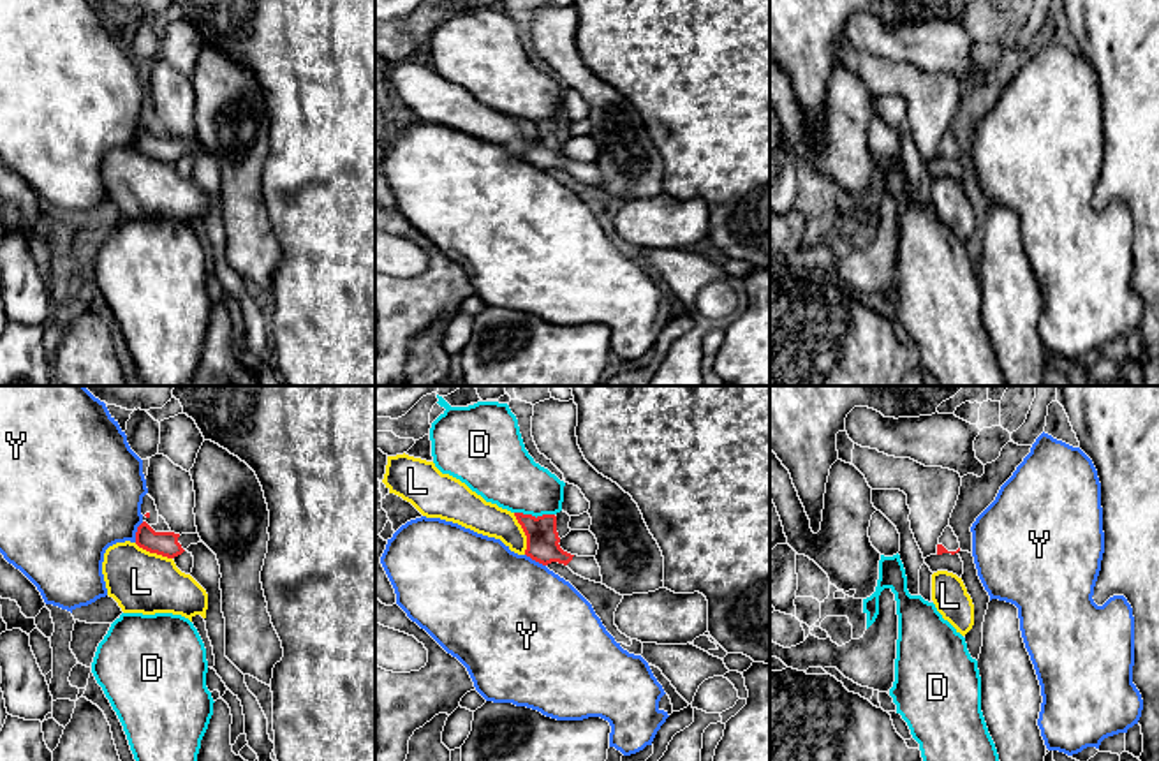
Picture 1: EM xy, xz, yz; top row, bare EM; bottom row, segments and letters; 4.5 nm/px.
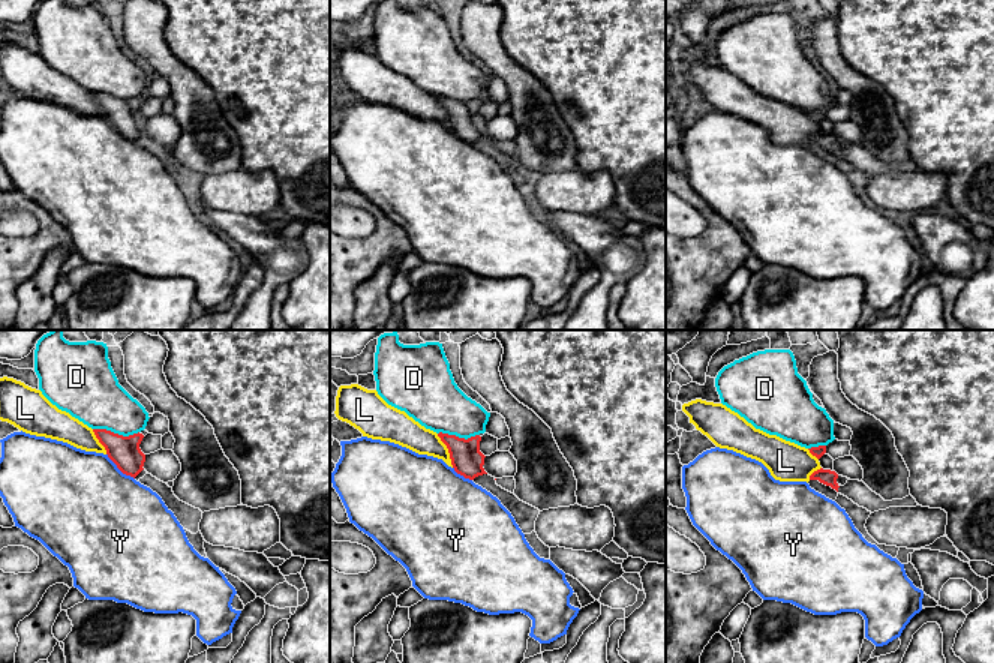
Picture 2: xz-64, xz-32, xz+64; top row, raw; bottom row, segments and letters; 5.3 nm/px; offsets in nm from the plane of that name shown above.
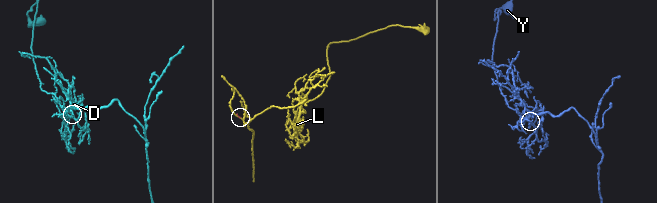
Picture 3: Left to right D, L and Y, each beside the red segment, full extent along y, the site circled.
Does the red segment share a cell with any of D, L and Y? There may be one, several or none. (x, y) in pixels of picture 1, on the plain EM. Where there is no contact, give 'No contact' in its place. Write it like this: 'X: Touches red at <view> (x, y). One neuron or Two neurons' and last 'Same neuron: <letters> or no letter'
D: Touches red at xz (534, 122). Two neurons
L: Touches red at xz (525, 140). Two neurons
Y: Touches red at xy (136, 138). Two neurons
Same neuron: no letter

